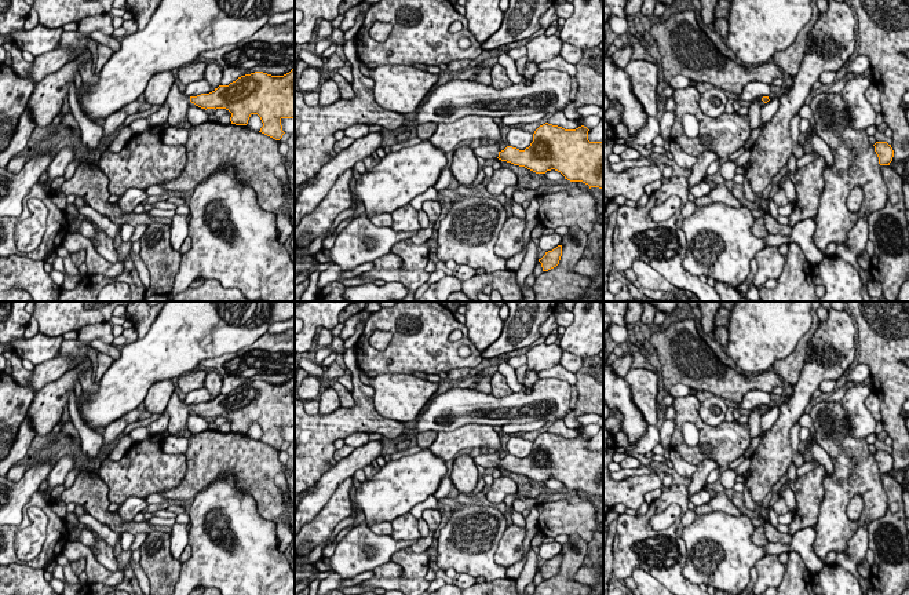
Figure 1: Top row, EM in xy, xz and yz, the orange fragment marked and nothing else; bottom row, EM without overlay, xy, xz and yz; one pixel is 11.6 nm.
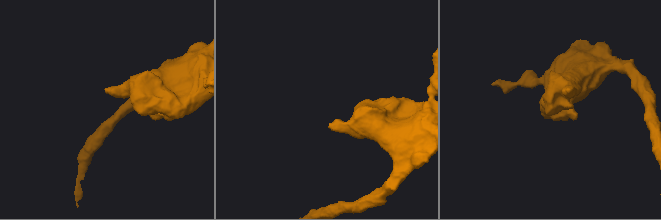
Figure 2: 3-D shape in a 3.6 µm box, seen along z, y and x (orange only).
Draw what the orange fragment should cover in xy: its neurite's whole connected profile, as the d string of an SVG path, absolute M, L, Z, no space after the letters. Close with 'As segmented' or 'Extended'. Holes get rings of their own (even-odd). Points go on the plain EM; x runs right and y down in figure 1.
M295 376L284 384L263 380L245 383L209 402L190 406L174 391L165 410L169 413L169 435L179 437L189 428L189 415L194 412L205 419L229 419L236 434L247 434L249 426L258 423L263 431L259 441L280 449L285 442L281 428L295 427Z. Extended

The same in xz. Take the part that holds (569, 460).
M552 432L540 434L533 442L533 450L525 459L507 455L504 459L497 452L474 457L475 464L489 468L499 467L514 474L525 475L536 482L555 478L570 490L583 490L591 496L603 497L603 450L589 450L588 437L565 438Z. Extended

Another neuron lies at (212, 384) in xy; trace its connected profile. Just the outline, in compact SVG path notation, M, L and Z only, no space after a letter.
M215 370L207 372L207 377L205 377L205 382L204 382L204 388L212 397L218 397L220 394L220 388L222 388L222 376Z

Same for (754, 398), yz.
M751 390L744 395L742 401L737 404L737 409L753 410L756 408L762 408L763 405L769 405L770 395L771 394L766 391Z

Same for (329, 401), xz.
M329 387L321 393L320 397L320 413L321 415L331 415L336 409L342 406L337 393Z

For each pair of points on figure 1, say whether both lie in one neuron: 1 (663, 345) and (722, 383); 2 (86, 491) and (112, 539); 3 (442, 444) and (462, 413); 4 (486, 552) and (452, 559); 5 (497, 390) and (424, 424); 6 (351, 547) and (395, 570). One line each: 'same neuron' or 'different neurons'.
1: same neuron
2: different neurons
3: different neurons
4: same neuron
5: different neurons
6: different neurons

